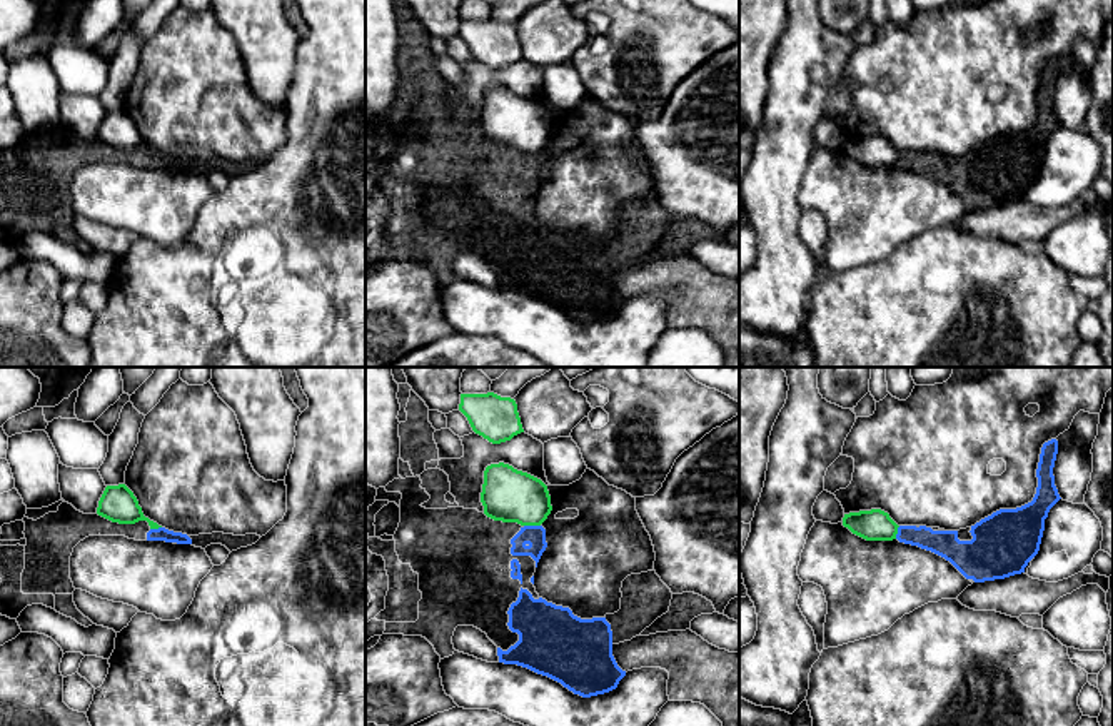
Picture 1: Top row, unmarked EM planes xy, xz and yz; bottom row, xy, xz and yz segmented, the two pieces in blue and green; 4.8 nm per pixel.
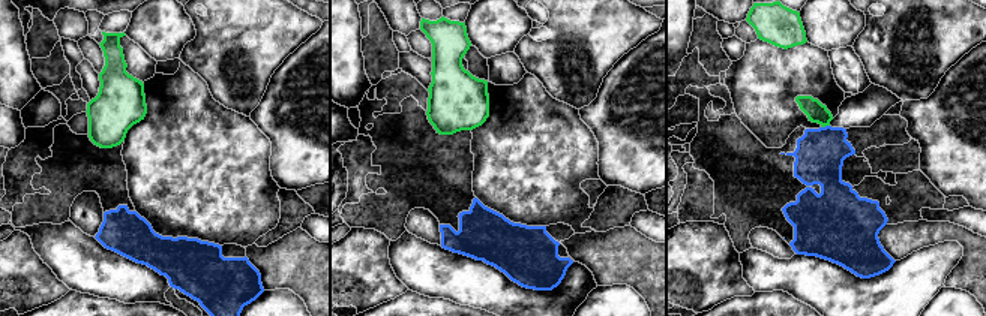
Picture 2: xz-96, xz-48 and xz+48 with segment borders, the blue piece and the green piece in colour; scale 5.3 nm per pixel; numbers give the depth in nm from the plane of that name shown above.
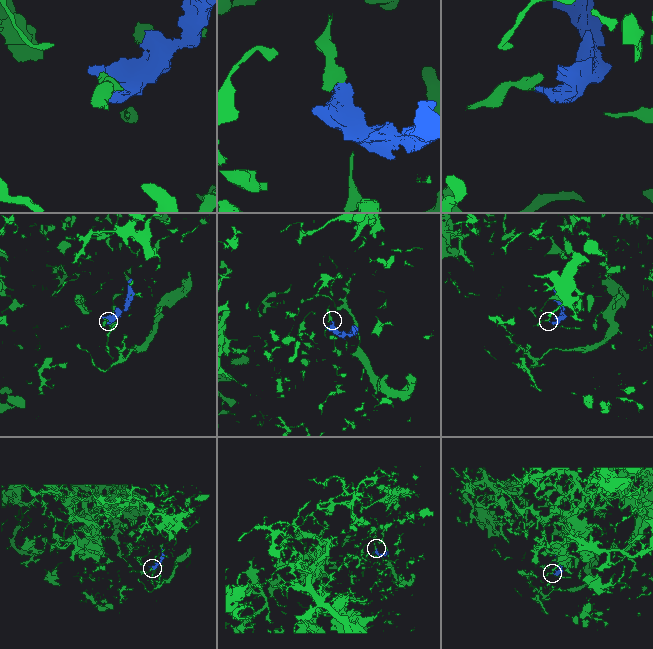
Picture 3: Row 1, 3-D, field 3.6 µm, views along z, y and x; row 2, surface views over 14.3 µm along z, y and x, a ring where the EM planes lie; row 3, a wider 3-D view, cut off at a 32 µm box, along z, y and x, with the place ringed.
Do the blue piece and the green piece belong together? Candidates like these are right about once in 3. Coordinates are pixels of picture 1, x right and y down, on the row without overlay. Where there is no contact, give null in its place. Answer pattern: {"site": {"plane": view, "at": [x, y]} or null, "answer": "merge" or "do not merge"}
{"site": {"plane": "xz", "at": [533, 152]}, "answer": "do not merge"}

